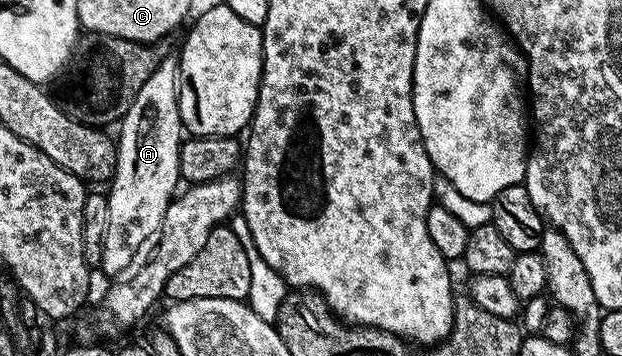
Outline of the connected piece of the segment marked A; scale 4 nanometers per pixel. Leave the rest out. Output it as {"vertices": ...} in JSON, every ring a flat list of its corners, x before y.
{"vertices":[[174,54,166,55,161,65,153,69,149,81,145,81,137,97,133,97,133,105,129,105,129,113,123,115,117,130,119,135,117,134,115,173,109,183,111,191,106,192,109,205,109,229,105,229,105,241,101,253,102,270,105,269,109,274,115,275,111,277,122,276,134,264,139,250,155,238,165,217,165,209,169,209,173,196,181,187,179,147,185,138,185,128,179,112,179,60]]}

